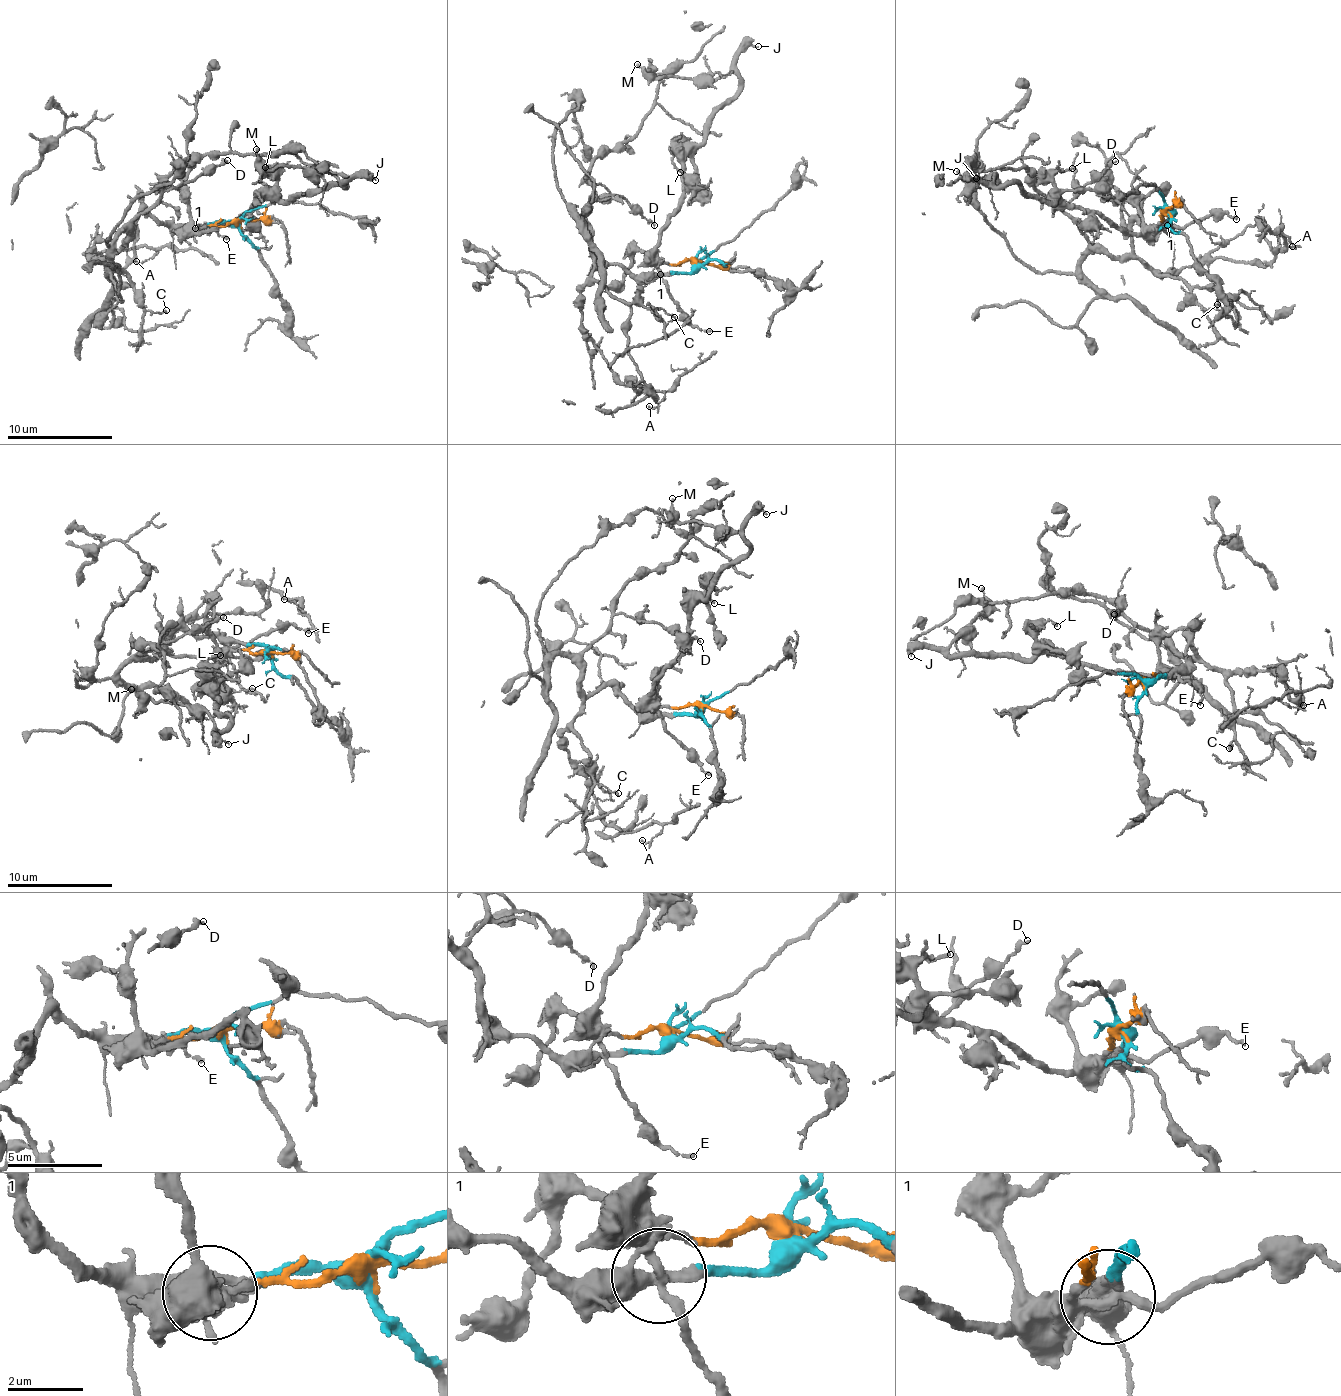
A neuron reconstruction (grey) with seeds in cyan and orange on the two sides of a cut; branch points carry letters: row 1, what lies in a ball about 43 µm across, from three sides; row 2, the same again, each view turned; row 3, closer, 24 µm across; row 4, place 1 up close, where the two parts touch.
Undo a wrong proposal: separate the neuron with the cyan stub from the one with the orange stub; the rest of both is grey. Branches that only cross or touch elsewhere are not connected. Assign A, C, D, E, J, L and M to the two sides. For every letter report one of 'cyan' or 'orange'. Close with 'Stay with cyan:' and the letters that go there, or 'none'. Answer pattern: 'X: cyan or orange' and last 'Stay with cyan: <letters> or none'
A: cyan
C: cyan
D: cyan
E: orange
J: orange
L: orange
M: orange
Stay with cyan: A, C, D

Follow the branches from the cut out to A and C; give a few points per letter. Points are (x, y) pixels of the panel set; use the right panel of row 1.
A: (1167, 212), (1158, 228), (1131, 227), (1139, 258), (1163, 273), (1219, 258), (1262, 266), (1281, 232), (1291, 246)
C: (1167, 212), (1174, 212), (1158, 228), (1134, 224), (1136, 255), (1188, 286), (1203, 309), (1218, 303)

